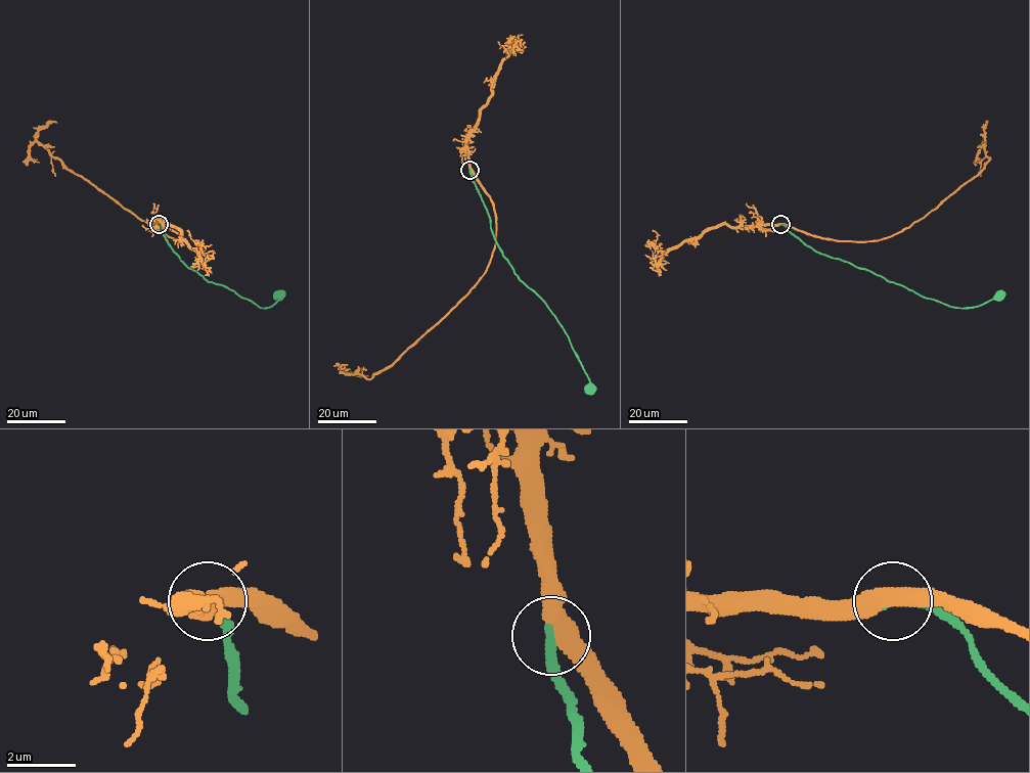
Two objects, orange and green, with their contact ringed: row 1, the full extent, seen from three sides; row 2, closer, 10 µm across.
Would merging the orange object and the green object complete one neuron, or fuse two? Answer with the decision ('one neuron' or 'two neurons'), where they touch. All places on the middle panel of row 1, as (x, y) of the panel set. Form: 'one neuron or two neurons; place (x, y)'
one neuron; place (469, 170)

